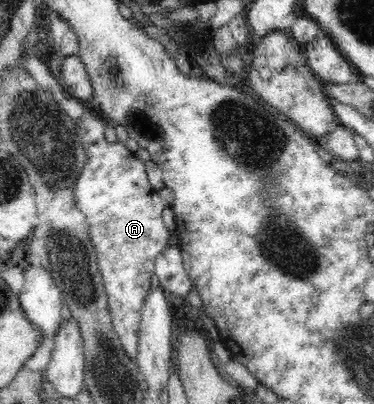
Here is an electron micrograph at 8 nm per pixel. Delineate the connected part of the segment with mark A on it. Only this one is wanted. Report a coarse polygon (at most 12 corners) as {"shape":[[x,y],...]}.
{"shape":[[76,122],[76,178],[112,325],[135,362],[171,231],[144,163]]}

